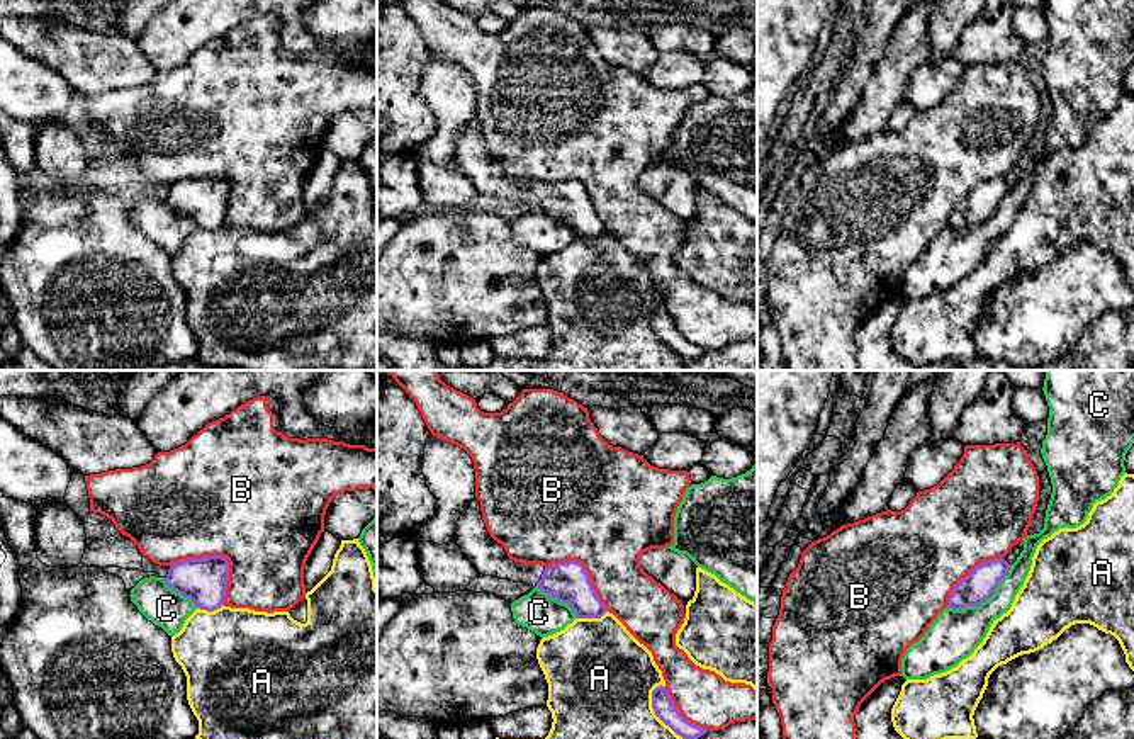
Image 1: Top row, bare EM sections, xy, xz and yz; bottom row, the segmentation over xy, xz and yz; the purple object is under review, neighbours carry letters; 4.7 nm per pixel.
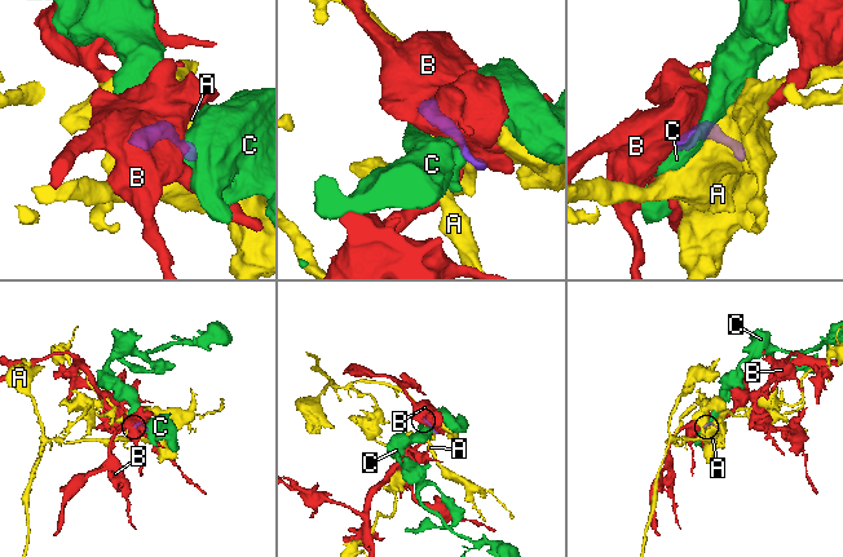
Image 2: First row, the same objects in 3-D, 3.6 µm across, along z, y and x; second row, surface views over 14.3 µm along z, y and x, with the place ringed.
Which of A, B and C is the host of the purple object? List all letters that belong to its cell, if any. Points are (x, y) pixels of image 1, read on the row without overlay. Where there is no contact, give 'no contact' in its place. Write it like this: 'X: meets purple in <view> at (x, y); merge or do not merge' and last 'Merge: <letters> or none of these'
A: meets purple in xz at (656, 333); do not merge
B: meets purple in xy at (219, 175); do not merge
C: meets purple in yz at (985, 220); do not merge
Merge: none of these

